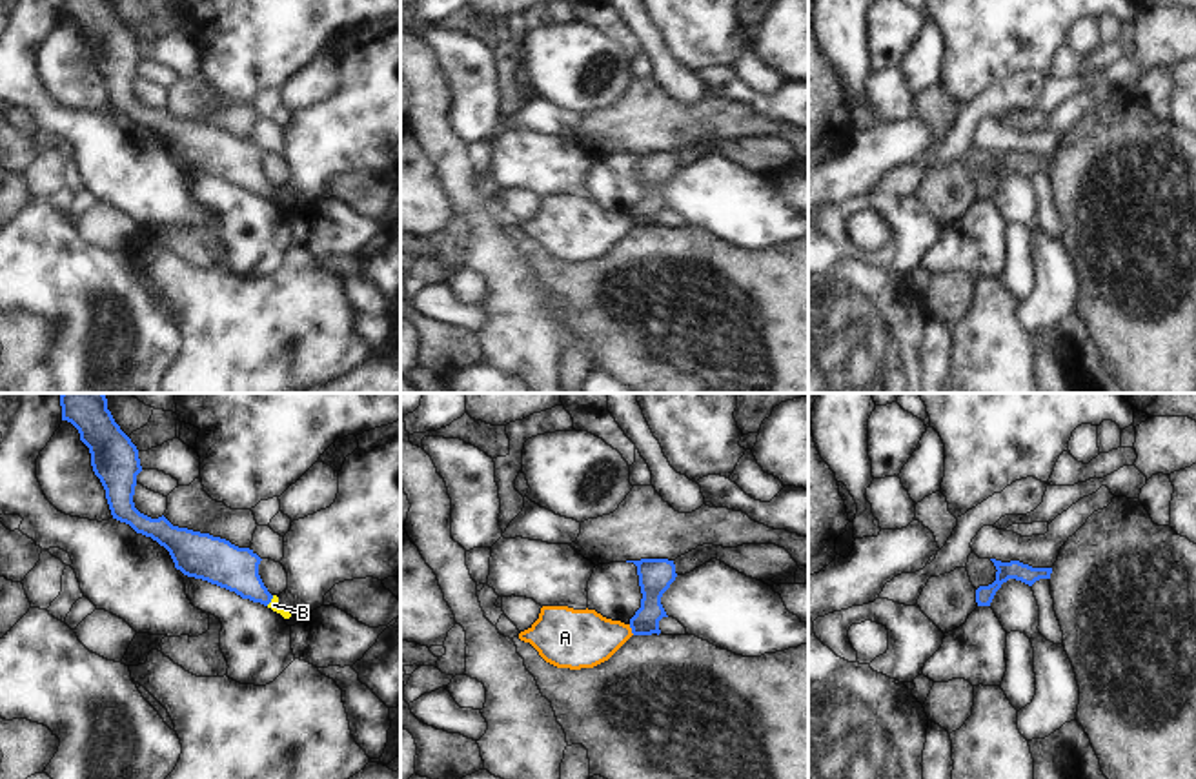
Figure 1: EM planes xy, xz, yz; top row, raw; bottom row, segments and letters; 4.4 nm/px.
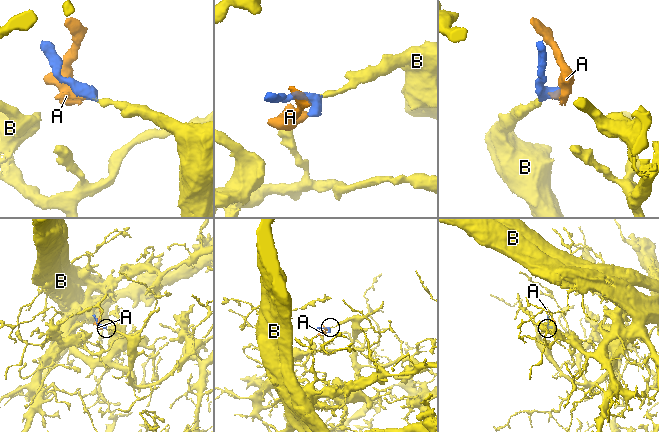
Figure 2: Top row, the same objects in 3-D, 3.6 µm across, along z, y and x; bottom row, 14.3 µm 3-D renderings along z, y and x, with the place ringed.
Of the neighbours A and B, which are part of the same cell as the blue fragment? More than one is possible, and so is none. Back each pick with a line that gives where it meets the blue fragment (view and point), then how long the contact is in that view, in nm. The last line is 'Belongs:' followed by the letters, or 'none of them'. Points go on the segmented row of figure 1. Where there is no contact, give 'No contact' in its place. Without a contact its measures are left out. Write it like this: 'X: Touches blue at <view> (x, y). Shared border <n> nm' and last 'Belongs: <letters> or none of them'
B: Touches blue at xy (270, 601). Shared border 60 nm
Belongs: B.

